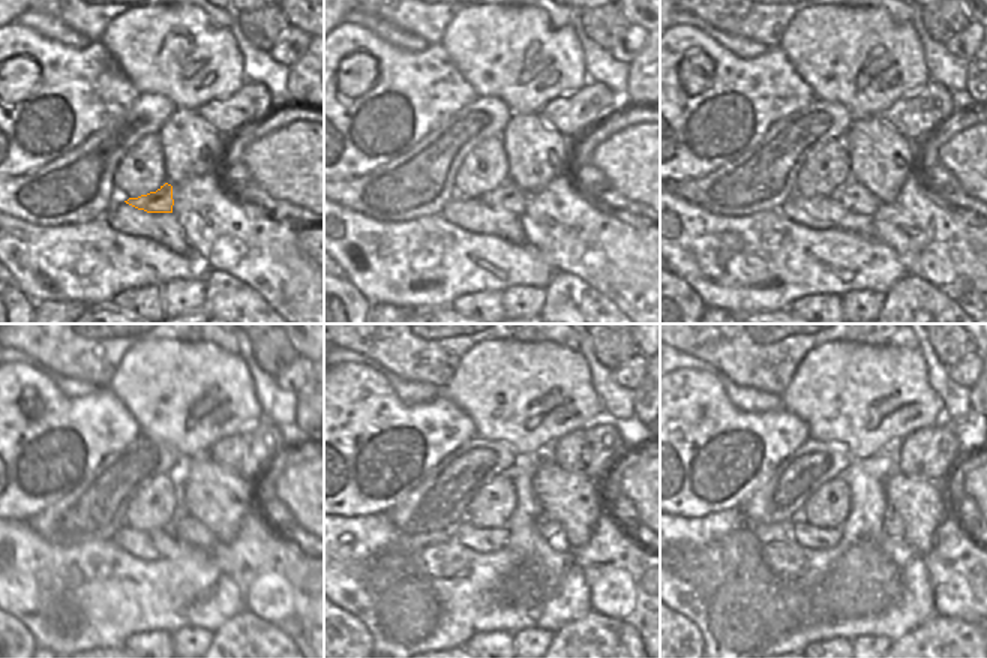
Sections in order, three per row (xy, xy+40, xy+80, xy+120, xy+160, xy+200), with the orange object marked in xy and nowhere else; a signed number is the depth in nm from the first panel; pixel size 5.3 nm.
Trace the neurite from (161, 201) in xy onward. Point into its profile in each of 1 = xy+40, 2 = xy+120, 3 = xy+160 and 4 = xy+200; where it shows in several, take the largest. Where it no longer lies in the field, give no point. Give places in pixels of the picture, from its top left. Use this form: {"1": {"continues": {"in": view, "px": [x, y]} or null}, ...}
{"1": {"continues": {"in": "xy+40", "px": [509, 197]}}, "2": {"continues": {"in": "xy+120", "px": [186, 529]}}, "3": {"continues": {"in": "xy+160", "px": [551, 529]}}, "4": {"continues": {"in": "xy+200", "px": [893, 526]}}}

